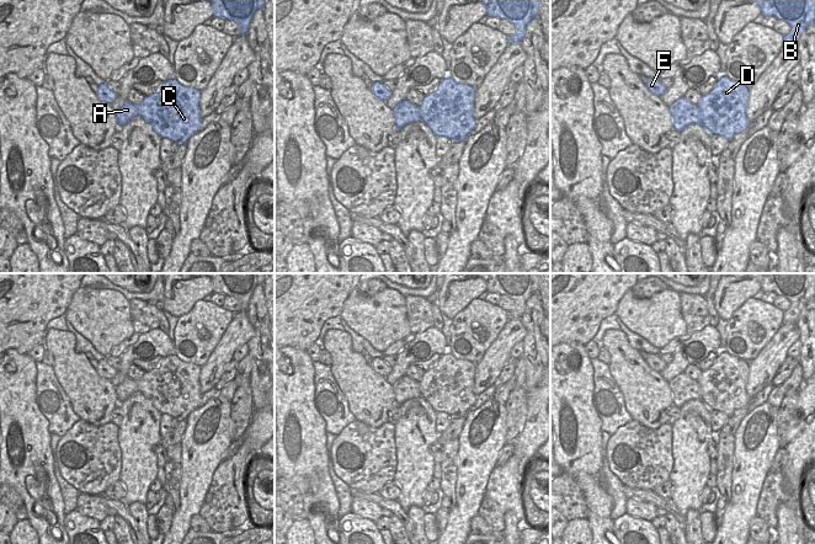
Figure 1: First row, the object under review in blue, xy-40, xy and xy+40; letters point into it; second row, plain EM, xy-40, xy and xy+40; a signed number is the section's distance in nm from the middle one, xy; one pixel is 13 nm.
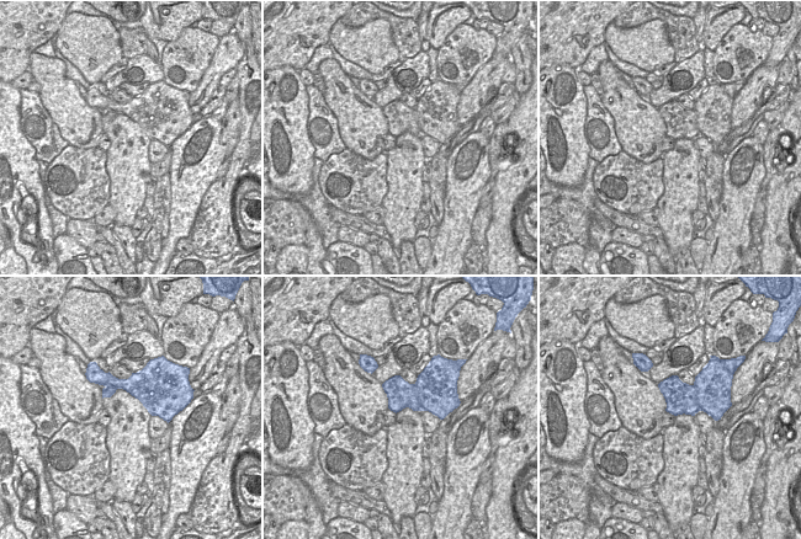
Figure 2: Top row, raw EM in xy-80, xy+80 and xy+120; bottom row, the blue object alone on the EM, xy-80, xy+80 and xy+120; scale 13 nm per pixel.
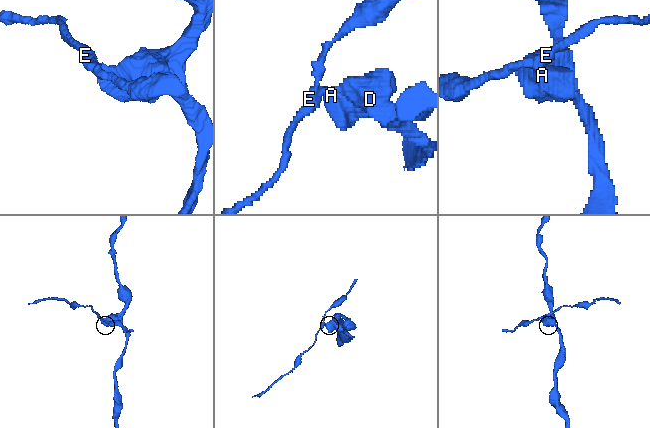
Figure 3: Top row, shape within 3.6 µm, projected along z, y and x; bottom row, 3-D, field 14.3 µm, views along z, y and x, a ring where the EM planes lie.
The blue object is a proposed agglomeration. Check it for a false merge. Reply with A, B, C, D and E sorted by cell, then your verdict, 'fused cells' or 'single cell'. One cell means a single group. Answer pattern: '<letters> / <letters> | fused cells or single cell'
A / B C D E | fused cells

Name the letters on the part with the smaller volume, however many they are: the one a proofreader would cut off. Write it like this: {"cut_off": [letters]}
{"cut_off": ["A"]}

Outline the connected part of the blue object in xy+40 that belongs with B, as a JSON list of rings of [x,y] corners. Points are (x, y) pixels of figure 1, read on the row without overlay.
[[[750,273],[756,278],[763,293],[774,292],[790,302],[788,310],[783,313],[783,324],[797,324],[803,308],[815,299],[815,273]]]

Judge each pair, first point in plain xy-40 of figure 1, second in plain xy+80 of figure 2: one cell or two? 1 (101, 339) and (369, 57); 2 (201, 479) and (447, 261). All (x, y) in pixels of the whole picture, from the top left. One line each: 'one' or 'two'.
1: one
2: one

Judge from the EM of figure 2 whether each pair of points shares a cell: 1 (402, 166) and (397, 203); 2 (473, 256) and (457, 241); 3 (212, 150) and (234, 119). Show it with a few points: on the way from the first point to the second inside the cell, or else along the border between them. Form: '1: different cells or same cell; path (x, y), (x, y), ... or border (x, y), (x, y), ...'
1: same cell; path (403, 175), (403, 195)
2: different cells; border (472, 243), (462, 262)
3: different cells; border (221, 122), (221, 143), (224, 147), (226, 158)

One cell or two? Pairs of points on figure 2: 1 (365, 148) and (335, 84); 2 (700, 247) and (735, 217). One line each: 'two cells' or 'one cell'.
1: one cell
2: two cells

